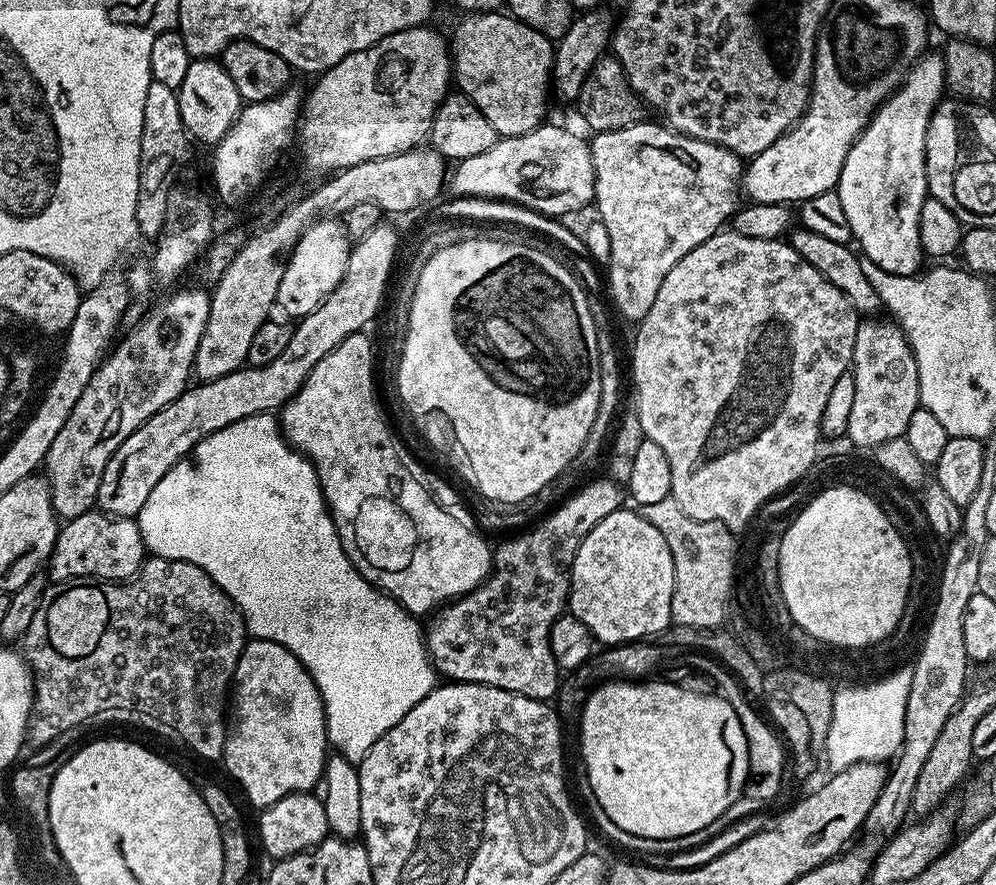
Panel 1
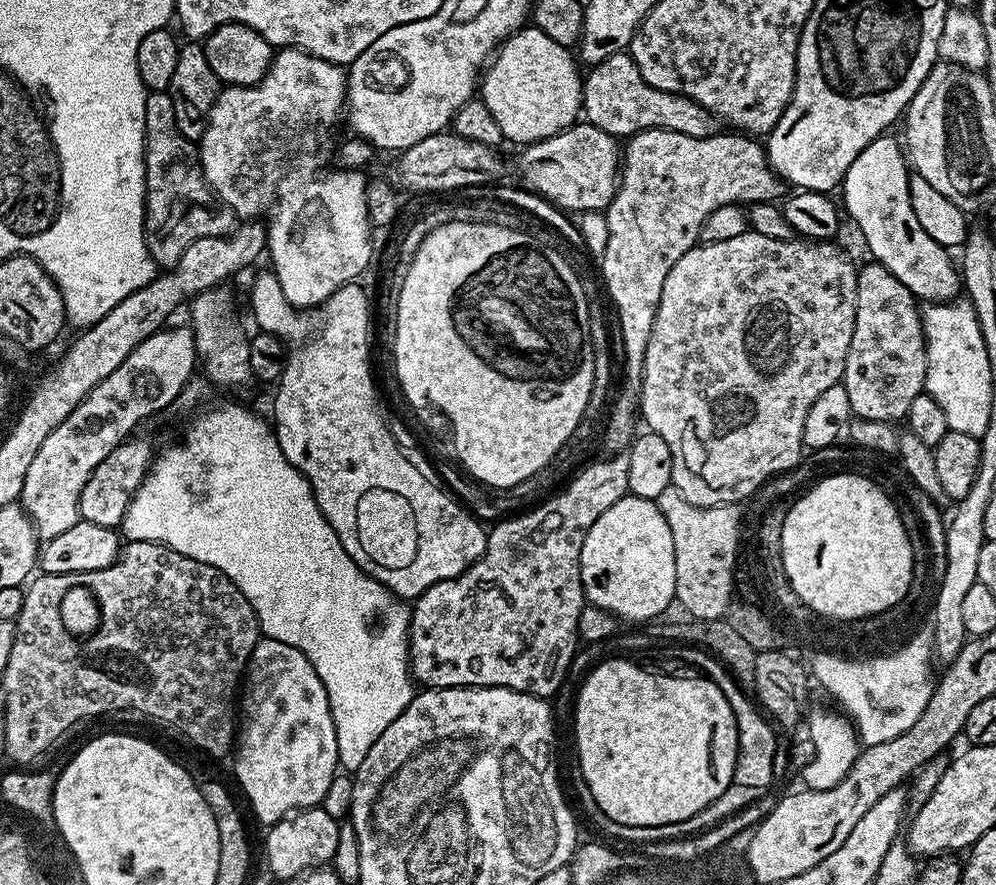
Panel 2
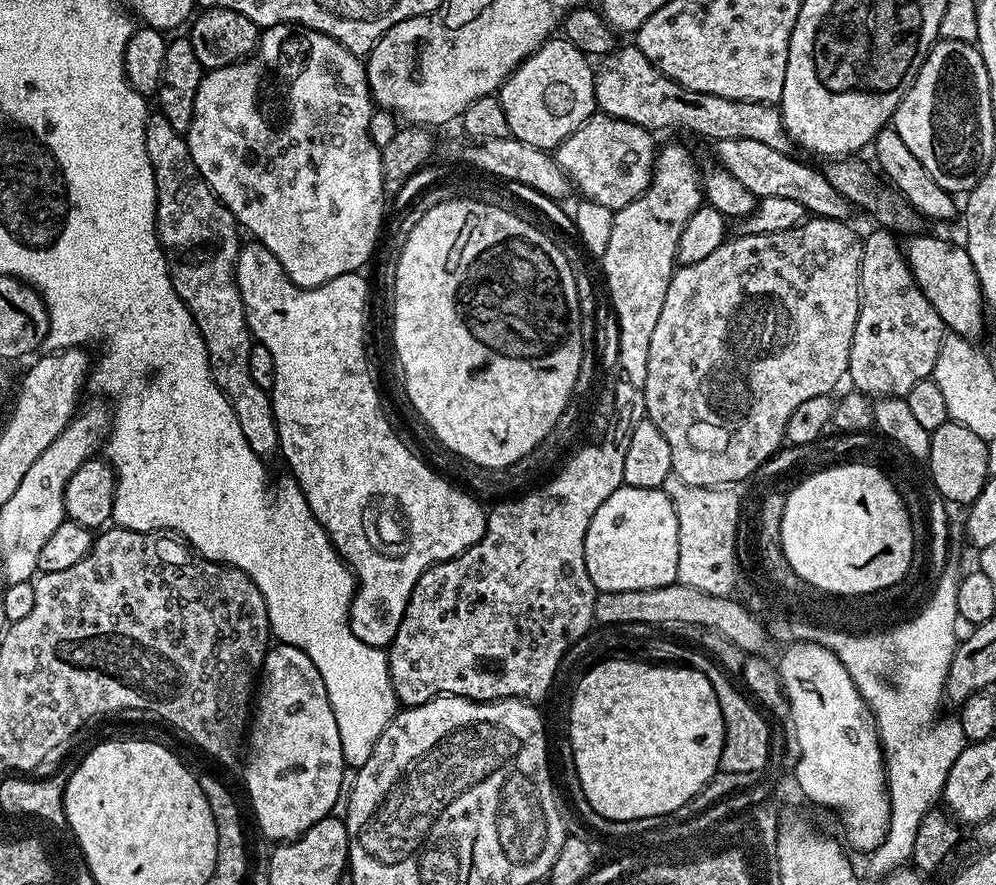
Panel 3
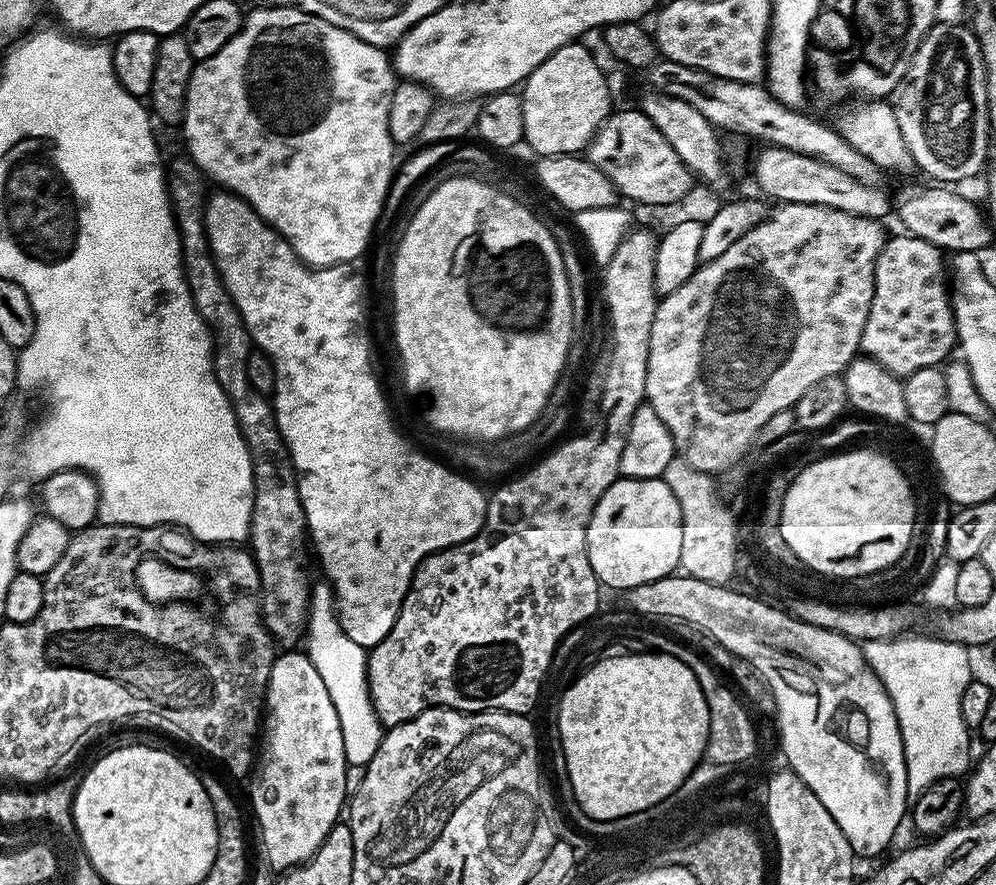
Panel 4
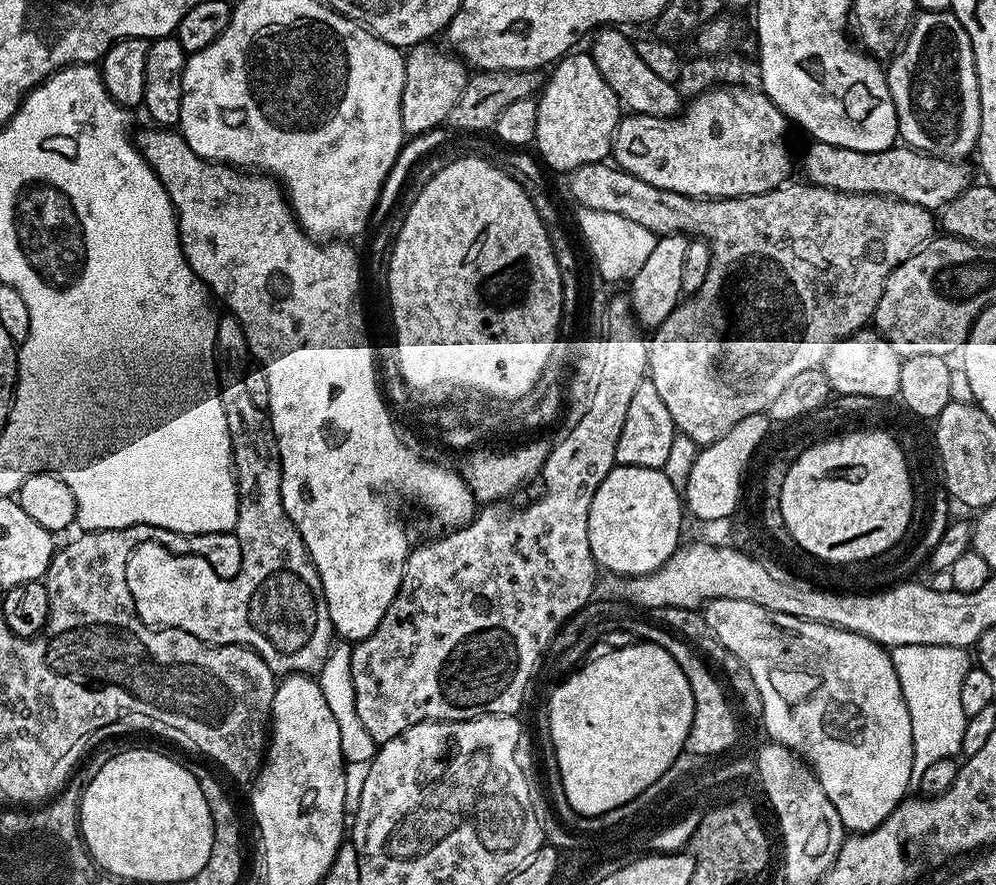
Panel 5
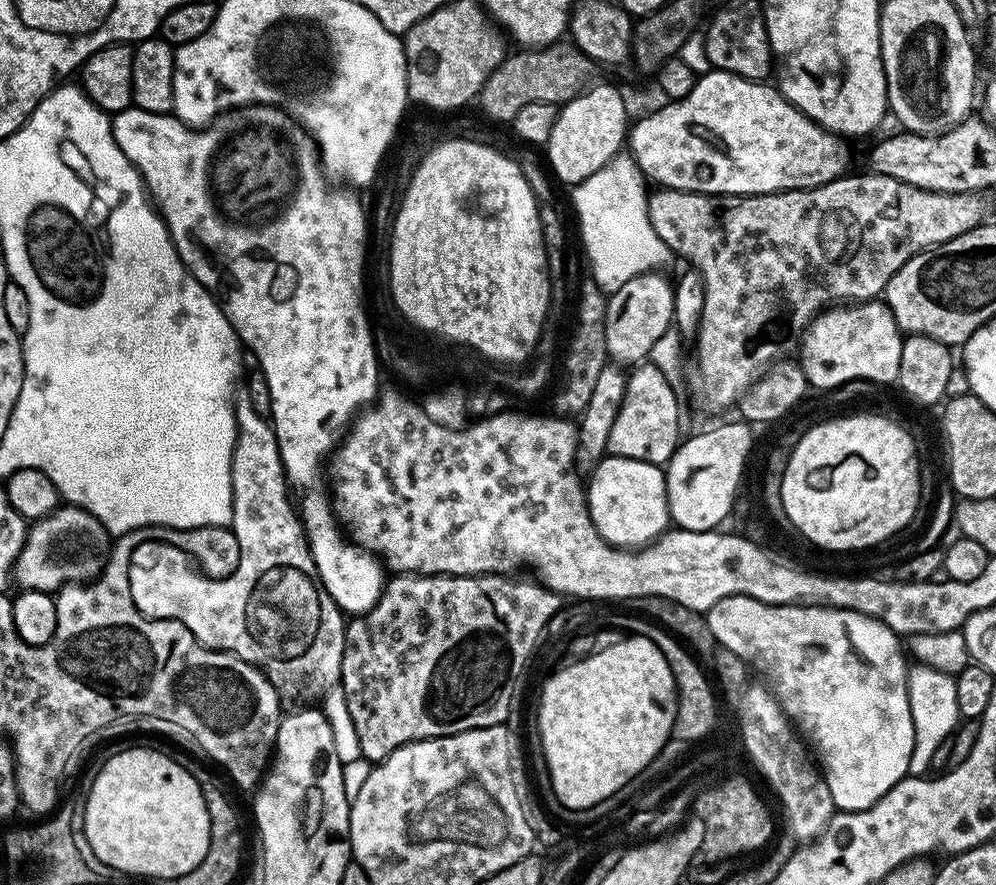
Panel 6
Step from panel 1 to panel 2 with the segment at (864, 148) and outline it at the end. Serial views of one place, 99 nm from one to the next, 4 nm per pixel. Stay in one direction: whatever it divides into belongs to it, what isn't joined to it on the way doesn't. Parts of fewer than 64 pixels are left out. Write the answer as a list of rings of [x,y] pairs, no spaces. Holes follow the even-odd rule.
[[[885,134],[877,138],[874,142],[870,142],[870,146],[866,146],[866,150],[862,150],[862,154],[858,154],[858,158],[854,158],[854,162],[850,162],[850,170],[846,170],[842,183],[842,191],[844,190],[844,204],[842,200],[842,208],[854,223],[860,227],[860,232],[864,235],[864,244],[872,251],[871,259],[875,263],[886,266],[886,270],[890,270],[890,274],[894,274],[894,278],[898,278],[898,282],[902,282],[902,286],[906,286],[906,290],[910,290],[917,301],[920,302],[951,302],[961,295],[962,292],[962,272],[958,267],[957,261],[954,259],[953,253],[947,248],[943,248],[938,242],[934,242],[934,238],[930,238],[930,234],[926,234],[926,230],[922,230],[922,222],[918,222],[918,218],[914,214],[914,206],[910,202],[910,186],[908,185],[908,177],[910,175],[910,164],[906,159],[905,149],[902,147],[901,141],[892,137],[892,134]]]

